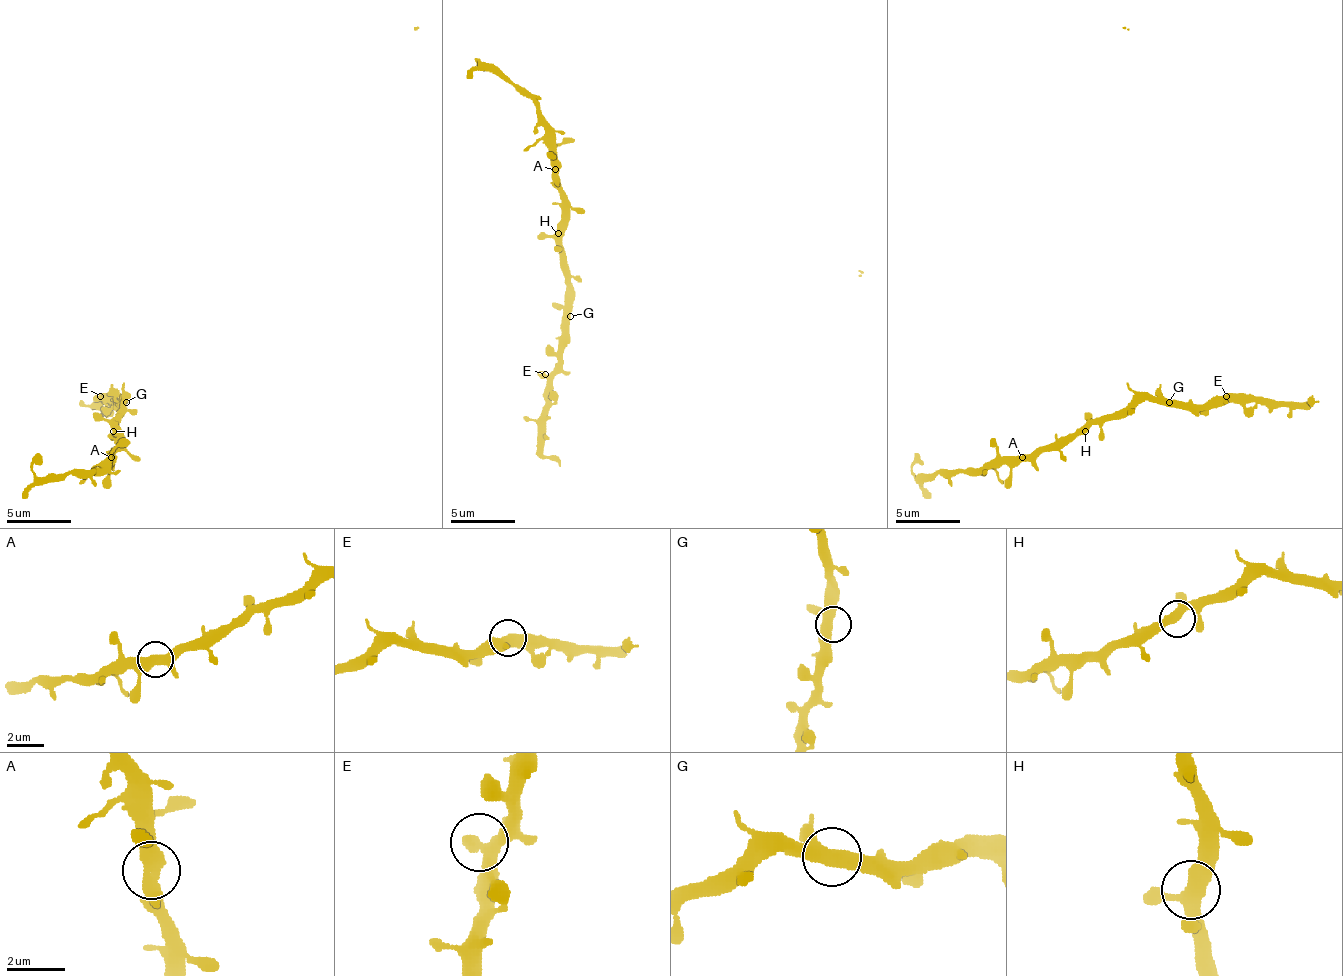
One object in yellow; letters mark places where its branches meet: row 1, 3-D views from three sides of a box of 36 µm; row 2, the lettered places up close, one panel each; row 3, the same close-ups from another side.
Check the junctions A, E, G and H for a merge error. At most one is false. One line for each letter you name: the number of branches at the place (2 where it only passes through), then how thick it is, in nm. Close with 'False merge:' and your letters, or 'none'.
False merge: none

